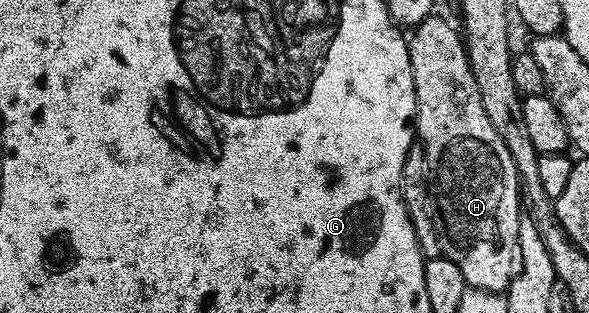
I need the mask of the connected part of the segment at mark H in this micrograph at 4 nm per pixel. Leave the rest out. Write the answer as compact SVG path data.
M429 16L426 20L422 20L411 31L410 37L407 39L408 55L410 56L410 68L414 76L414 92L416 93L416 116L414 119L414 134L424 147L422 153L424 155L424 164L426 167L426 185L435 209L438 213L435 215L436 228L438 230L438 244L443 257L454 260L454 264L458 264L458 269L464 277L465 287L473 290L489 290L491 294L498 294L507 291L508 286L512 282L512 276L518 269L518 224L522 217L522 187L520 185L520 175L516 172L516 165L510 156L510 148L506 148L506 144L502 140L502 136L498 136L498 132L494 132L494 124L490 124L490 116L486 116L486 108L482 108L482 96L478 92L478 84L474 80L474 72L468 63L468 54L464 50L464 39L461 31L456 30L444 18L436 18L437 16Z

